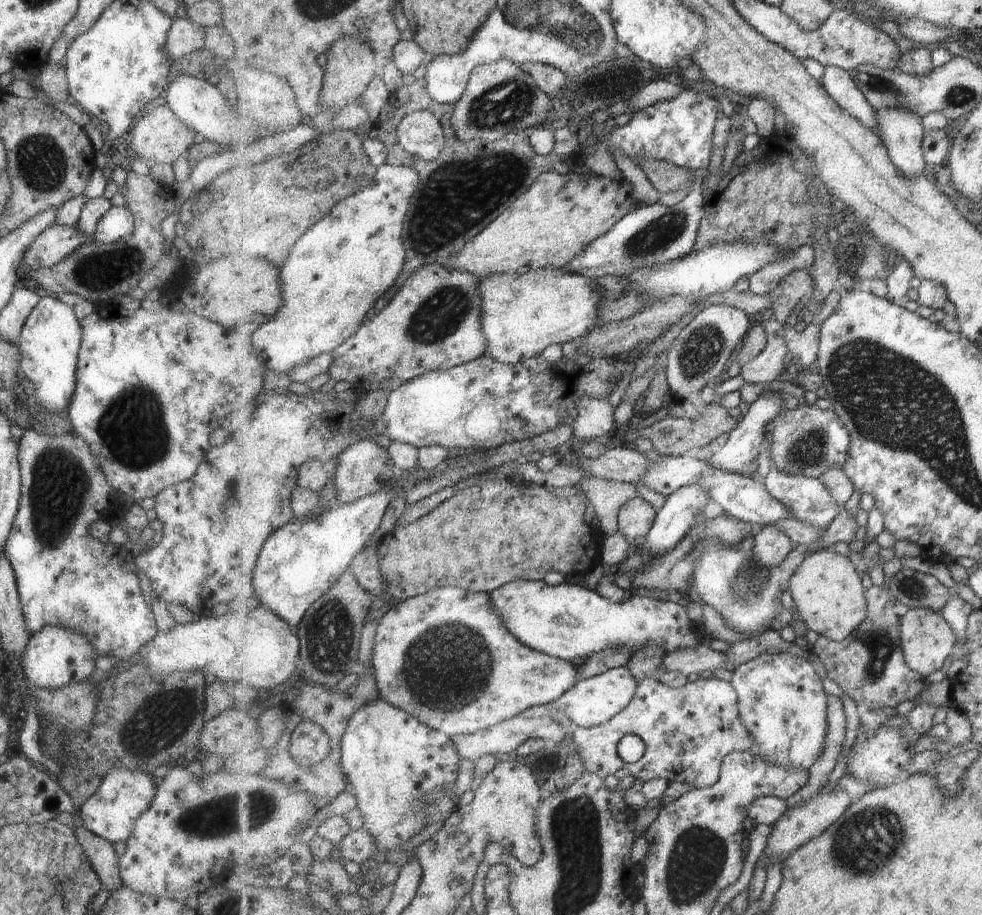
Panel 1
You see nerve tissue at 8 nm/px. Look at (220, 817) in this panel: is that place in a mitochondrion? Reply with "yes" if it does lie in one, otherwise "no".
yes

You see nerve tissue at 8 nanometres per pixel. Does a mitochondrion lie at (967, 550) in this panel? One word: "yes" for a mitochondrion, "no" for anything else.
no

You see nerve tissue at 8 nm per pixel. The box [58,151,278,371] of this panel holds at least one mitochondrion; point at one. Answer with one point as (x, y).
(105, 269)

